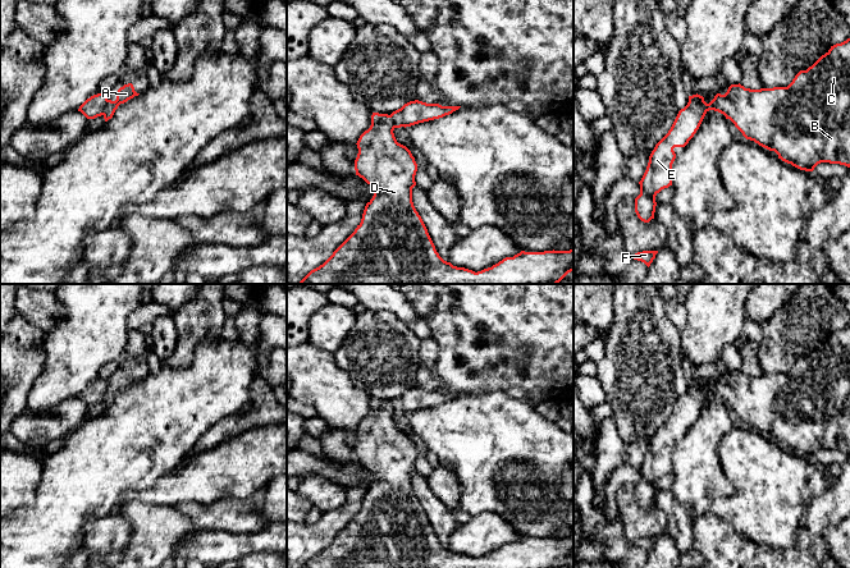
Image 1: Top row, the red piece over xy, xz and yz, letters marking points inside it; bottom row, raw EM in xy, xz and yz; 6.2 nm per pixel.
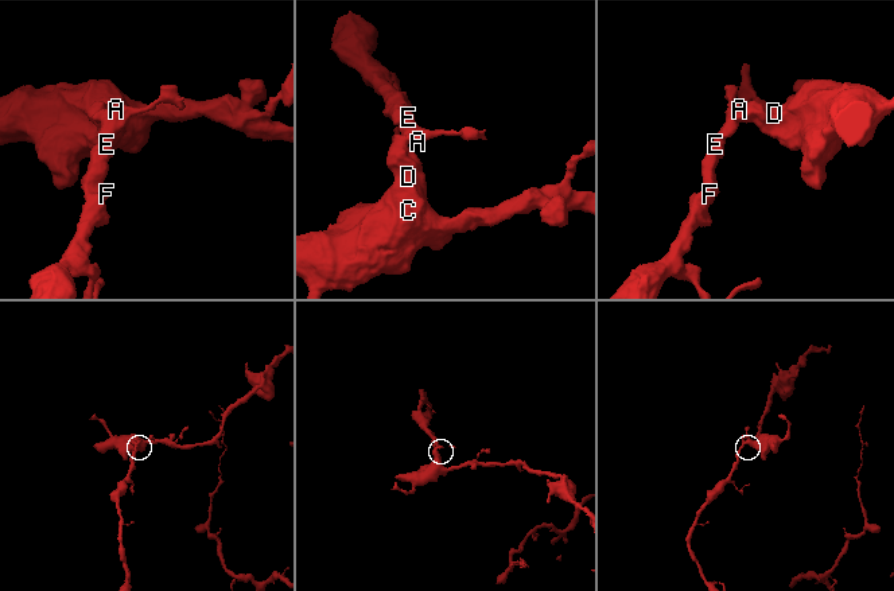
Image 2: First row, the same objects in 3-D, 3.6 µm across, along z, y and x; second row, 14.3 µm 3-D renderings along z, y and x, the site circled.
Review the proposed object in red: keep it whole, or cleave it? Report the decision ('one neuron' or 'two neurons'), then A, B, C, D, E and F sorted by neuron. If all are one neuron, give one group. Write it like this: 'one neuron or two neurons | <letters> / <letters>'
two neurons | A E F / B C D

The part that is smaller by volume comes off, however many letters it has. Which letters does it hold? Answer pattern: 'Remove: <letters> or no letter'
Remove: A, E, F

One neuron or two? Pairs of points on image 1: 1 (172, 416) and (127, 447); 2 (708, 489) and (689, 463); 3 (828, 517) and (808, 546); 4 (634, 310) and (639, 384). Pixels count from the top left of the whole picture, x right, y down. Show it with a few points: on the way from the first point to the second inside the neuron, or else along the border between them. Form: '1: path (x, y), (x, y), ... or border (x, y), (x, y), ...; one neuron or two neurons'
1: path (160, 418), (138, 439); one neuron
2: path (702, 482), (695, 470); one neuron
3: path (821, 525), (812, 534), (810, 539); one neuron
4: path (638, 328), (639, 366); one neuron

